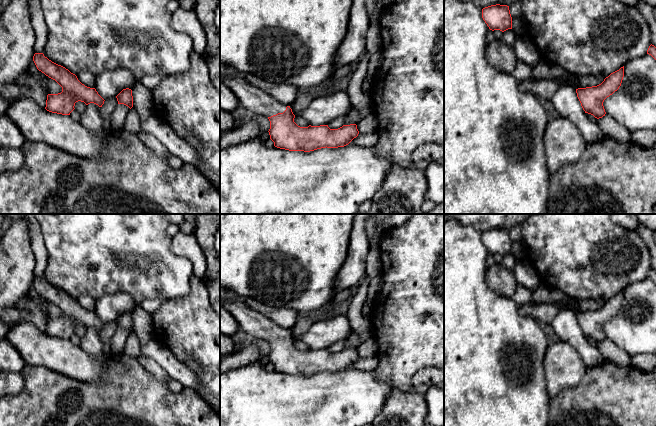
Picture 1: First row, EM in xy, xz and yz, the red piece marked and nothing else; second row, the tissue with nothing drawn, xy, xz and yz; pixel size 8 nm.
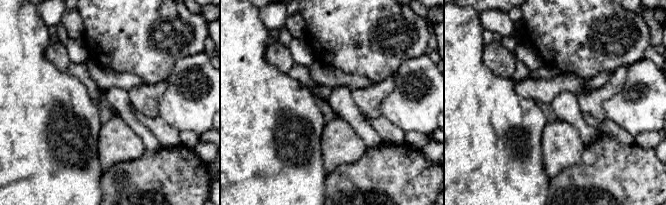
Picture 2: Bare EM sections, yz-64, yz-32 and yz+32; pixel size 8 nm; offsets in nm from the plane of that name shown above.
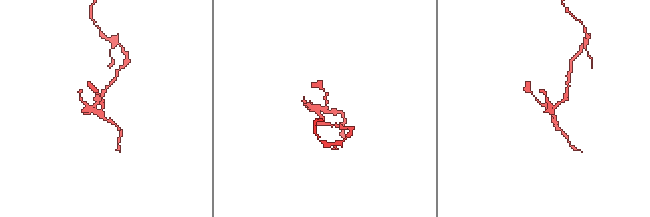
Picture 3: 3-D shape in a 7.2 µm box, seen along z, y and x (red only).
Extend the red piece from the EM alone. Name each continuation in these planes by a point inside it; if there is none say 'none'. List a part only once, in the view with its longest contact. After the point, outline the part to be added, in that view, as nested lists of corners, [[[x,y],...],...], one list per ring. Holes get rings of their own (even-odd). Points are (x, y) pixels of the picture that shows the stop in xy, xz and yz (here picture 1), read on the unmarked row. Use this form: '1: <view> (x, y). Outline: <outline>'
1: xz (252, 322). Outline: [[[229,288],[226,291],[226,299],[223,308],[226,309],[236,320],[238,326],[245,333],[266,341],[271,341],[286,334],[286,329],[278,326],[263,314],[252,310],[240,296]]]

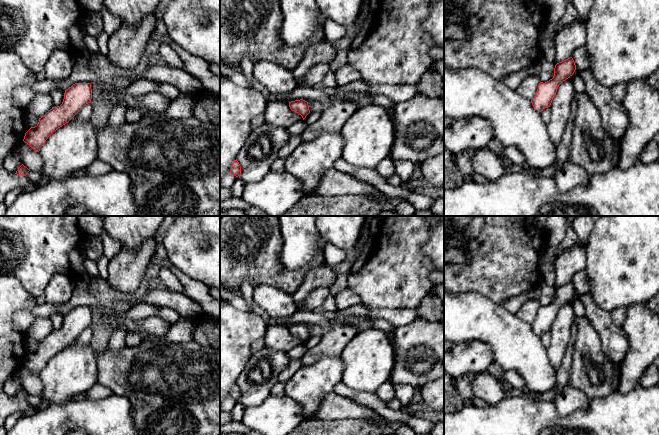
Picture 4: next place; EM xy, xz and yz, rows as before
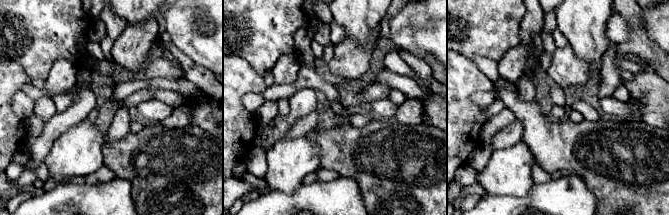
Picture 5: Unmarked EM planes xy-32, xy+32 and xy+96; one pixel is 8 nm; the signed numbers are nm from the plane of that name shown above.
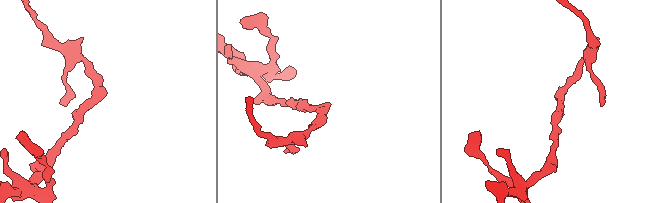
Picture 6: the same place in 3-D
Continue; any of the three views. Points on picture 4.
none

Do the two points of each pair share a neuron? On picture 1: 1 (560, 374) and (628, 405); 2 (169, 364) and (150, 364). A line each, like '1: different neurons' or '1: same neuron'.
1: different neurons
2: different neurons

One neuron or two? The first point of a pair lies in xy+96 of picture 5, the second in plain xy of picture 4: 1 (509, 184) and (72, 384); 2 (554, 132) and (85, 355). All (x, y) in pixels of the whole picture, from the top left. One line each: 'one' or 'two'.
1: one
2: two

